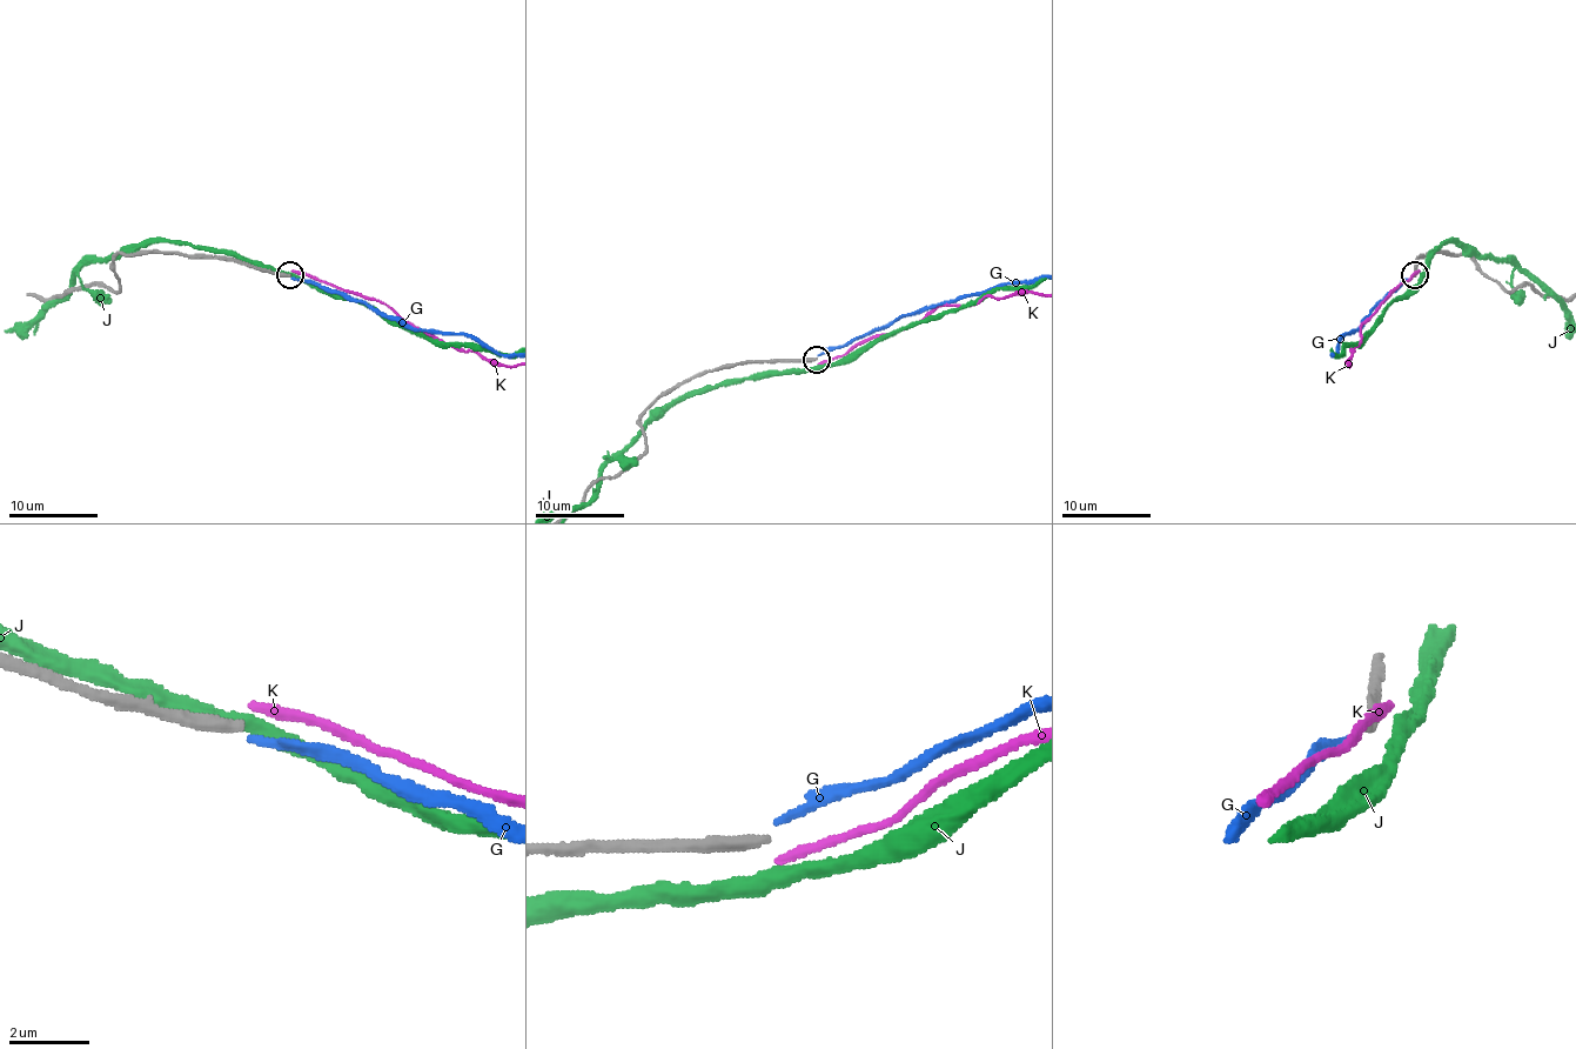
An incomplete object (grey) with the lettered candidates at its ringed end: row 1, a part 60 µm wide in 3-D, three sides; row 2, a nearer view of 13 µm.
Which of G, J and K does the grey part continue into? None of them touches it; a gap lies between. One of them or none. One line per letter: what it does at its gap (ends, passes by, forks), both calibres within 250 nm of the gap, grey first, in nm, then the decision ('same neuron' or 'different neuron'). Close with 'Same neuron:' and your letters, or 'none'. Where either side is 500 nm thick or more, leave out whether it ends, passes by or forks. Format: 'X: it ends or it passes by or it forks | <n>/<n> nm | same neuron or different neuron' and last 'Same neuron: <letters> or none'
G: it ends | 300/200 nm | different neuron
J: it passes by | 300/400 nm | different neuron
K: it ends | 300/280 nm | different neuron
Same neuron: none

